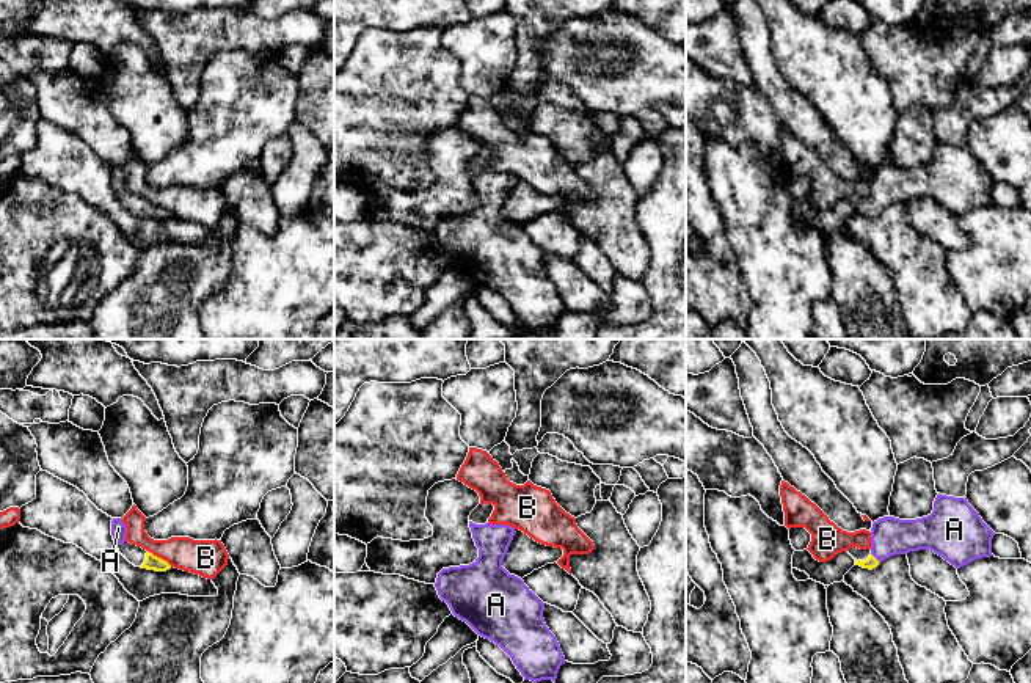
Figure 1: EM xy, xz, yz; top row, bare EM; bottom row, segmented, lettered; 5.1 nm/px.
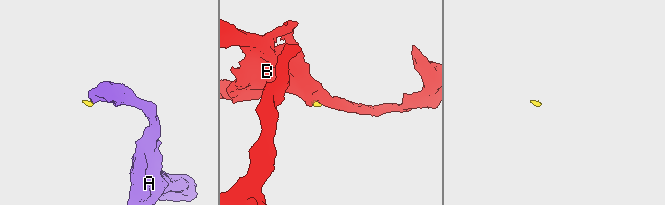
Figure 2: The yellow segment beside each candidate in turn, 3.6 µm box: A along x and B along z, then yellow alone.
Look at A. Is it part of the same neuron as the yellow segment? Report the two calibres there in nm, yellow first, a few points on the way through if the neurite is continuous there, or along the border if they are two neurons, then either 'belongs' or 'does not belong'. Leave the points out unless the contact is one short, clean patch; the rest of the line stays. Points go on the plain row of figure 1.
70 nm thick on the yellow side, 200 nm on the other; belongs

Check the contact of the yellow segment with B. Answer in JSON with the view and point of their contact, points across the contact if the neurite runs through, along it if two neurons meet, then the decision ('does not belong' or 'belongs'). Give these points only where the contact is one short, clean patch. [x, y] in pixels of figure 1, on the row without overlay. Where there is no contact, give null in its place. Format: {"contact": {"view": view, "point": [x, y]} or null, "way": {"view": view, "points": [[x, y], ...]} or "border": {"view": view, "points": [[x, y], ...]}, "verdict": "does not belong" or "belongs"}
{"contact": {"view": "xy", "point": [159, 206]}, "border": {"view": "xy", "points": [[148, 198], [171, 214]]}, "verdict": "does not belong"}

